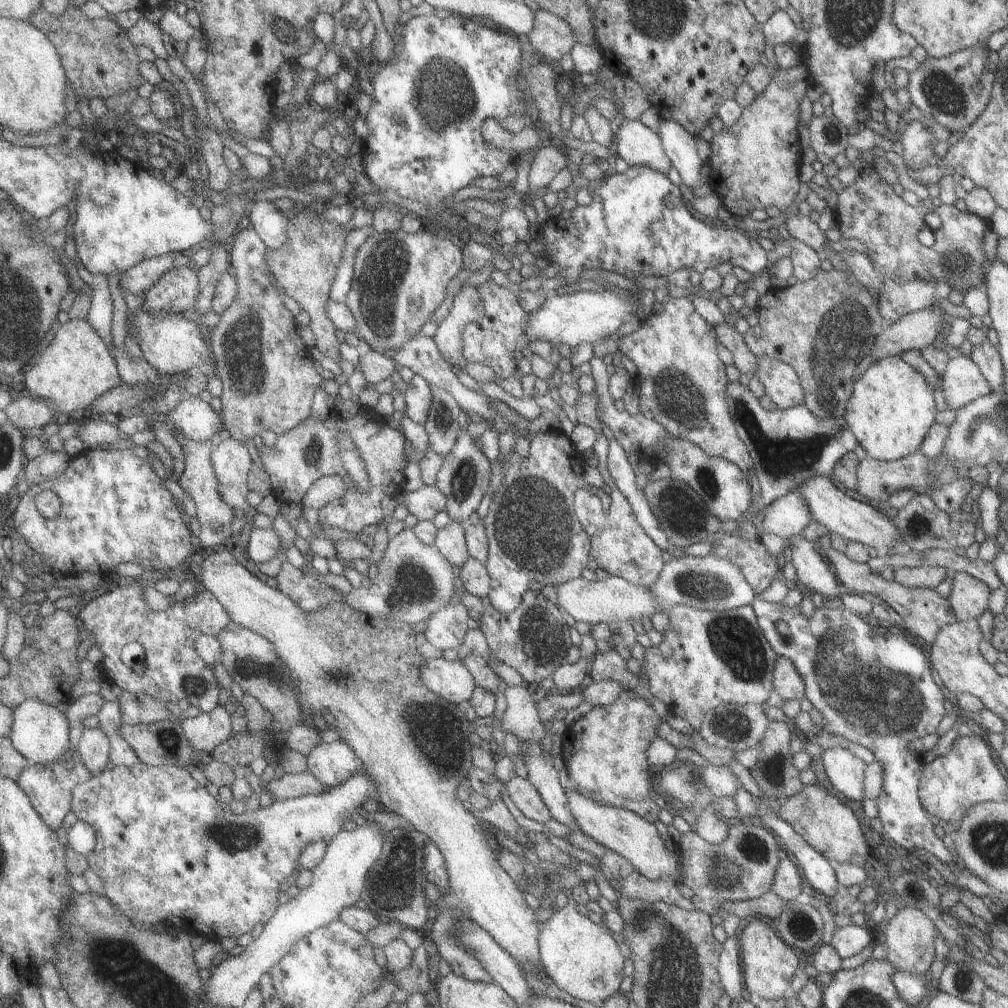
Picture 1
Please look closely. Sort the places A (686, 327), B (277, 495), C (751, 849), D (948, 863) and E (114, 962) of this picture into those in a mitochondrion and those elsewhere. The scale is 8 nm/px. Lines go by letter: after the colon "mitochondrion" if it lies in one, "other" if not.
A: other
B: other
C: mitochondrion
D: other
E: mitochondrion

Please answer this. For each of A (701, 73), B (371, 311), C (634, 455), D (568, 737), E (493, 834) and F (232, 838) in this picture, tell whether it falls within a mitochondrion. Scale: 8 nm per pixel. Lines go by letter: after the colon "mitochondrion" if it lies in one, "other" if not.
A: other
B: mitochondrion
C: other
D: other
E: other
F: mitochondrion

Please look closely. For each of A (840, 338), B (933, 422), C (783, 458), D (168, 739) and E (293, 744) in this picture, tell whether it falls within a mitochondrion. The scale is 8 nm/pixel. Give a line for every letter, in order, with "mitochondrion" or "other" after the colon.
A: mitochondrion
B: other
C: mitochondrion
D: mitochondrion
E: other

